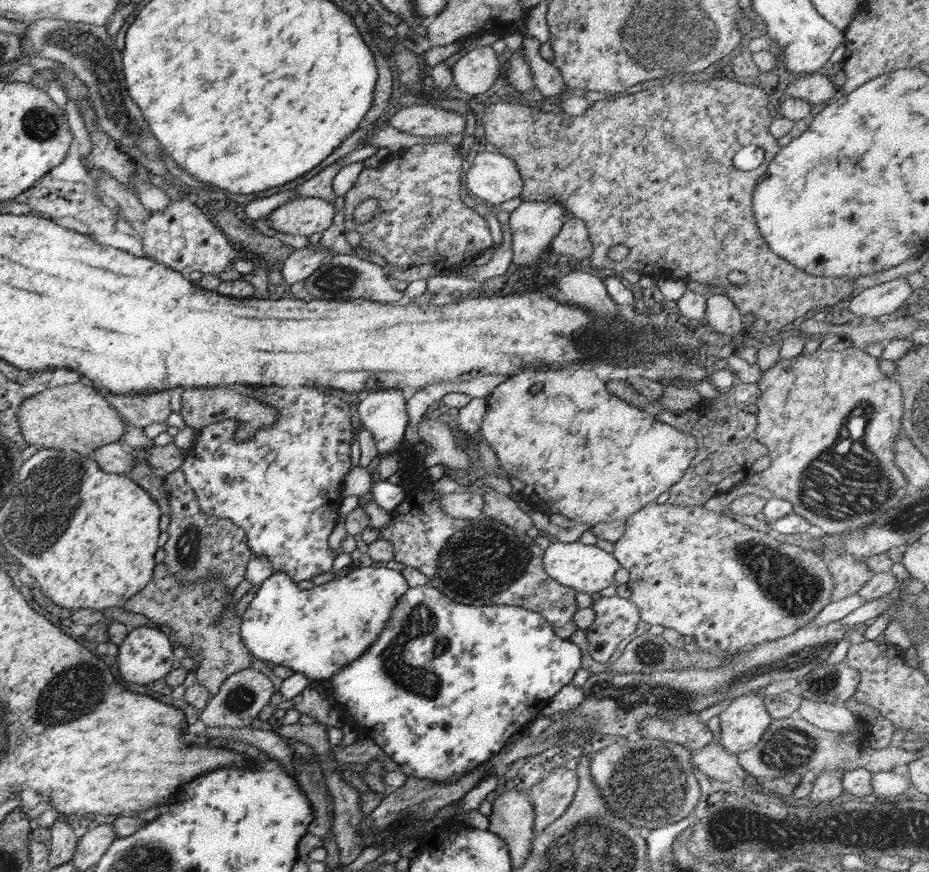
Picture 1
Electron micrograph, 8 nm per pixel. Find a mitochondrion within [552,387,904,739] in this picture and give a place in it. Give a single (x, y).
(846, 480)

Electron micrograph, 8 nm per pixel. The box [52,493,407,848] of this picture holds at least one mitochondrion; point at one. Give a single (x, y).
(240, 698)

